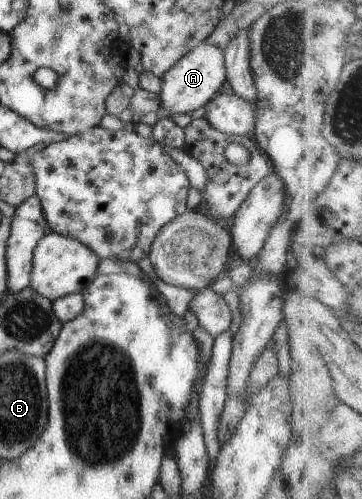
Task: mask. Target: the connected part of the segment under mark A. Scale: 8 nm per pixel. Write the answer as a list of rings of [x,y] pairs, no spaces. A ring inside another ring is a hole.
[[[200,42],[187,54],[184,54],[170,69],[167,69],[160,79],[158,91],[159,107],[166,113],[190,113],[203,106],[215,91],[225,88],[225,65],[223,51],[216,46]]]

